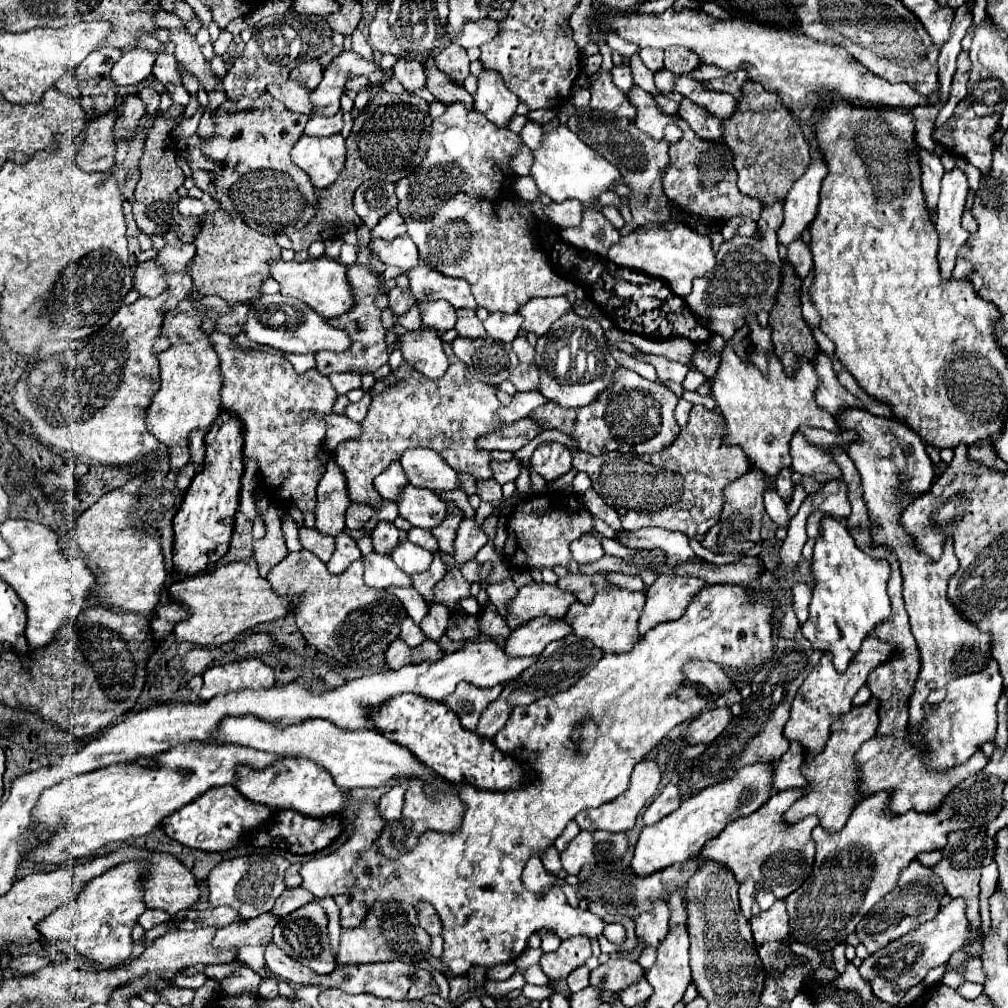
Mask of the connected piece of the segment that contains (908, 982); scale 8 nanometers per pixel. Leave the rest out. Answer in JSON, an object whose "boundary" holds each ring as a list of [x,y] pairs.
{"boundary":[[[952,899],[946,907],[938,911],[934,919],[930,919],[928,923],[922,923],[920,927],[912,929],[908,935],[888,943],[888,947],[876,951],[874,955],[862,961],[858,971],[872,985],[872,991],[878,999],[890,1005],[898,1005],[904,993],[910,987],[918,985],[928,975],[930,969],[944,965],[954,951],[972,943],[972,937],[968,933],[970,925],[964,915],[964,905],[966,905],[964,899]]]}

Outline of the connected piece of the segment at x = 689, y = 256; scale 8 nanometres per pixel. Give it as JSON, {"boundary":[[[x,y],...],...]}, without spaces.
{"boundary":[[[646,223],[612,245],[608,259],[620,267],[666,281],[668,287],[680,297],[686,297],[692,291],[692,281],[696,277],[706,275],[716,265],[716,255],[710,239],[696,233],[686,223]]]}

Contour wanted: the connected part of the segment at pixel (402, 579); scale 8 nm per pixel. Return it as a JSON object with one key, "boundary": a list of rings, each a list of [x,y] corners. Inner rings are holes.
{"boundary":[[[370,553],[364,559],[364,581],[370,587],[376,589],[388,589],[388,587],[408,587],[410,583],[410,575],[404,575],[404,571],[400,571],[396,567],[396,563],[392,563],[390,555],[378,555],[378,553]]]}

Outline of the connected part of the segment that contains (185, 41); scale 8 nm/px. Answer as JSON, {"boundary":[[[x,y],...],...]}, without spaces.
{"boundary":[[[184,27],[178,31],[170,31],[170,41],[176,45],[176,49],[174,49],[176,61],[184,67],[184,71],[188,71],[192,77],[196,77],[200,81],[200,87],[204,87],[204,91],[210,95],[214,91],[218,79],[212,75],[210,63],[204,59],[200,45],[192,37],[188,37]]]}

